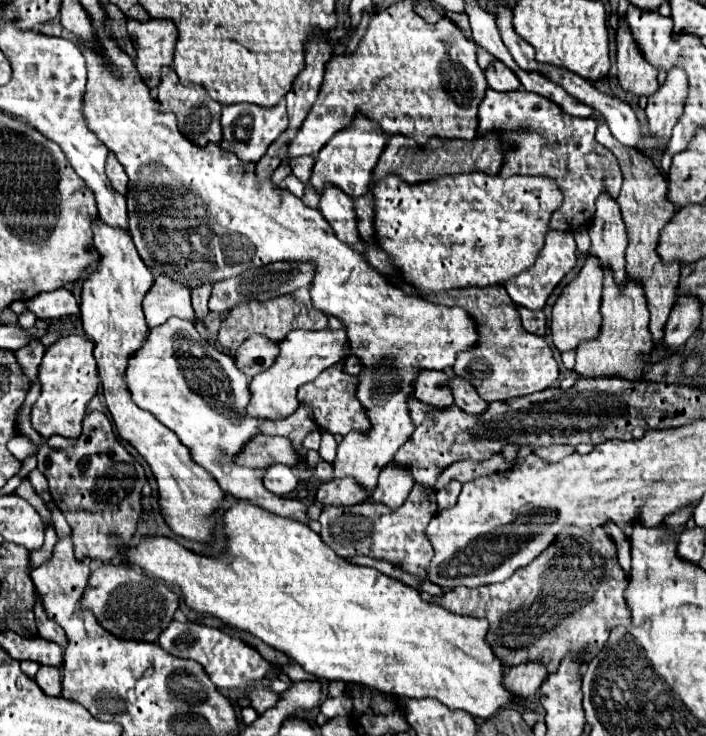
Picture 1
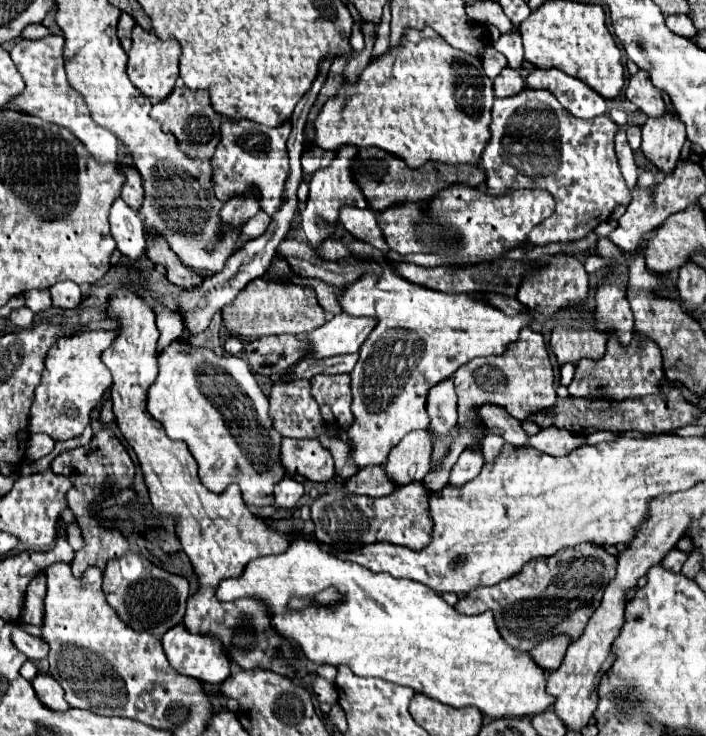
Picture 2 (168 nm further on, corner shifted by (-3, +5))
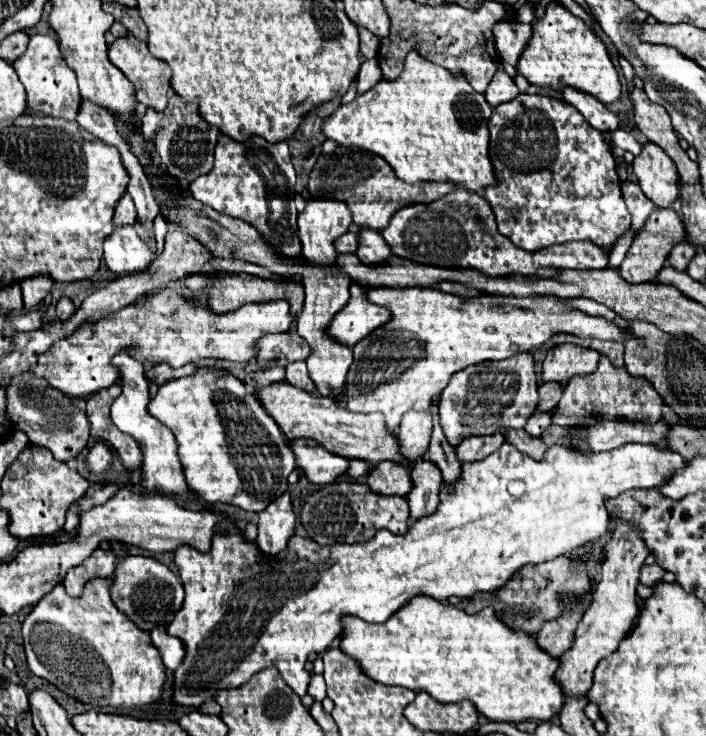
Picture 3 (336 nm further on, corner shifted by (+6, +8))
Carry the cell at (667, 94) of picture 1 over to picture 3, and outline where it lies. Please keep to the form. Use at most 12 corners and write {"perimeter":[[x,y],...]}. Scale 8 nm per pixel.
{"perimeter":[[643,144],[633,172],[657,208],[679,198],[677,168],[655,144]]}

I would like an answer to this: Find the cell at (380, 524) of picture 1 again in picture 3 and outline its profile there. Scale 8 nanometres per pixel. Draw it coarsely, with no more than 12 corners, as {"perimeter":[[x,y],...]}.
{"perimeter":[[333,482],[301,510],[321,544],[369,540],[377,530],[405,534],[403,496]]}

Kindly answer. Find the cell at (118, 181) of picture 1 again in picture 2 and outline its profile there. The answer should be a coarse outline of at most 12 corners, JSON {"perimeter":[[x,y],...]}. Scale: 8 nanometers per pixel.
{"perimeter":[[120,165],[124,185],[120,197],[138,209],[144,197],[140,175],[134,167]]}

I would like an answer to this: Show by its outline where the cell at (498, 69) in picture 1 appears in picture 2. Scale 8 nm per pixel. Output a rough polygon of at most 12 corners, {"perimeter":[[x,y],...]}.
{"perimeter":[[504,67],[494,79],[494,95],[516,95],[524,89],[518,69]]}

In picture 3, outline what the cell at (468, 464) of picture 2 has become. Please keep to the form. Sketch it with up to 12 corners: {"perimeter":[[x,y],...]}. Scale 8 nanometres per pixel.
{"perimeter":[[505,434],[465,438],[459,460],[477,462],[505,444]]}

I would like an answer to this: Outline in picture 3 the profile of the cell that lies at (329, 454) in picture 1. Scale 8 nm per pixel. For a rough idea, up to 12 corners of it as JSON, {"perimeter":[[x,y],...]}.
{"perimeter":[[293,440],[307,480],[331,484],[349,460],[309,440]]}

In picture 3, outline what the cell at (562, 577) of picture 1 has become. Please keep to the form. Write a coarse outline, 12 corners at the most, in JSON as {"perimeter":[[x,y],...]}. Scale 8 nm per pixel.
{"perimeter":[[569,558],[519,568],[491,594],[501,622],[535,636],[563,612],[561,594],[587,596]]}

